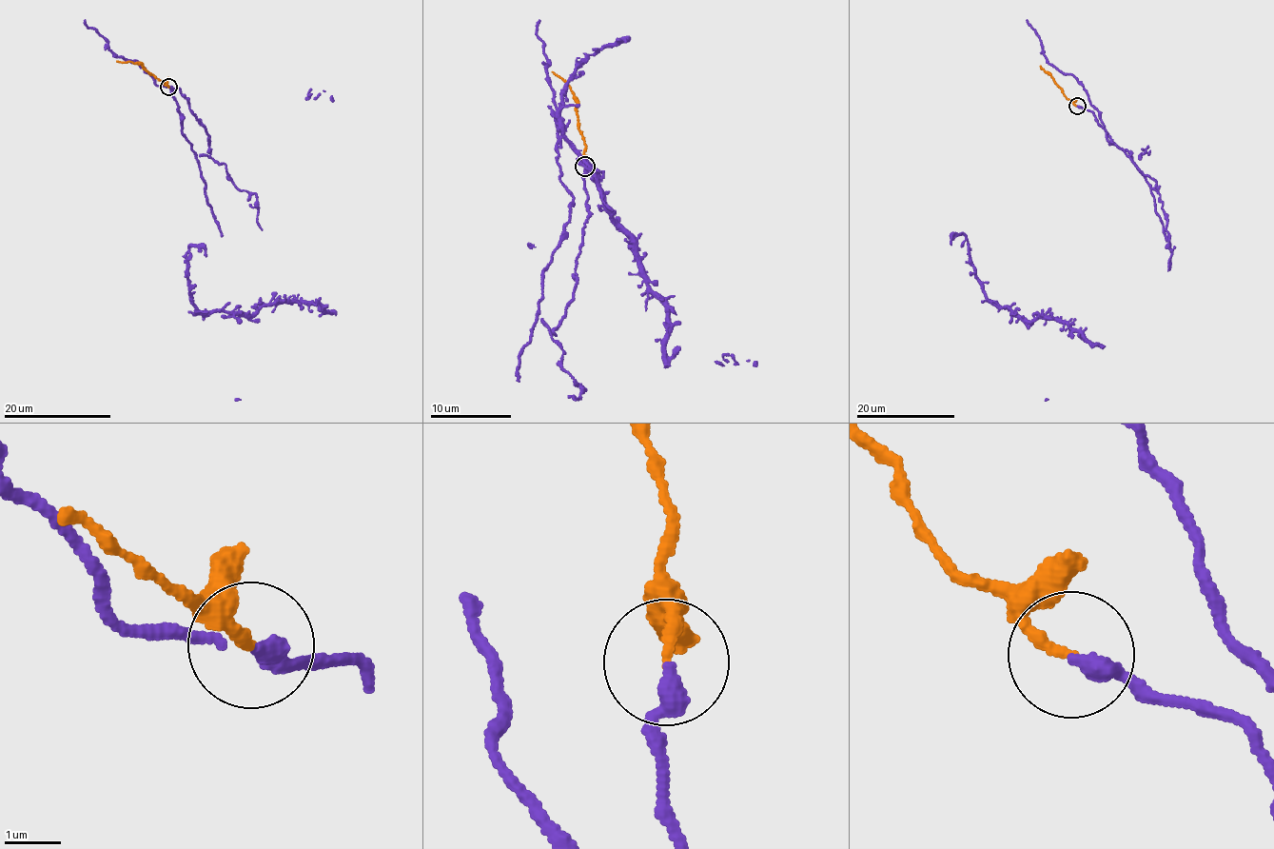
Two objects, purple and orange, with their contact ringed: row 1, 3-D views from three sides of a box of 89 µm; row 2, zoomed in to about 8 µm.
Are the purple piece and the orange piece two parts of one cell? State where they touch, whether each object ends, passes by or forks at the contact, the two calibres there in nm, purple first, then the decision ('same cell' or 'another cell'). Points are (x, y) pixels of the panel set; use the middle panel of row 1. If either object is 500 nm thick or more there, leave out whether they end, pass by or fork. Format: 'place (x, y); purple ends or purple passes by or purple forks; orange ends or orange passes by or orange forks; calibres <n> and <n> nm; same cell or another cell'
place (584, 167); purple ends; orange ends; calibres 340 and 200 nm; same cell

